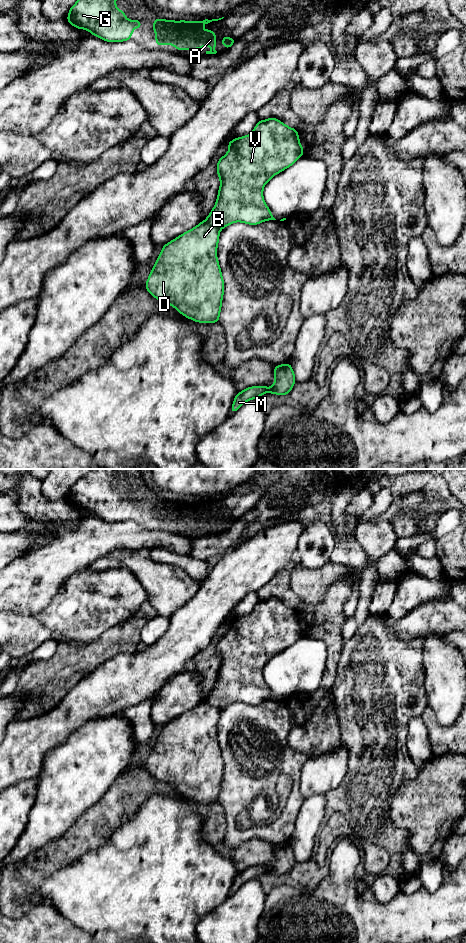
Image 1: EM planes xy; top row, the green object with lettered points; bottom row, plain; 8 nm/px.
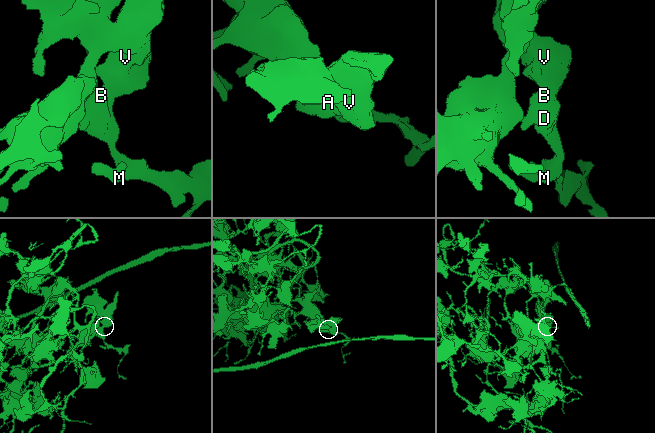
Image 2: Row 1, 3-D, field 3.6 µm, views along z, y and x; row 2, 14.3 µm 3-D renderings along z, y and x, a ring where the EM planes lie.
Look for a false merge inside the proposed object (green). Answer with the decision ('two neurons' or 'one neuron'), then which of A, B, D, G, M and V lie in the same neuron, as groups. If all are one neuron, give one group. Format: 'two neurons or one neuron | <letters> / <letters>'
one neuron | A B D G M V

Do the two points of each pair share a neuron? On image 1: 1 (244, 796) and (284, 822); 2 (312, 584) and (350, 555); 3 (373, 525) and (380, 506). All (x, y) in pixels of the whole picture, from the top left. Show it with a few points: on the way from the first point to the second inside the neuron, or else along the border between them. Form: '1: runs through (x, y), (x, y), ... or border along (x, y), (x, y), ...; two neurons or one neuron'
1: runs through (268, 773), (288, 770), (295, 777), (295, 798); one neuron
2: border along (330, 560), (350, 566), (355, 570); two neurons
3: runs through (373, 520), (376, 511); one neuron

